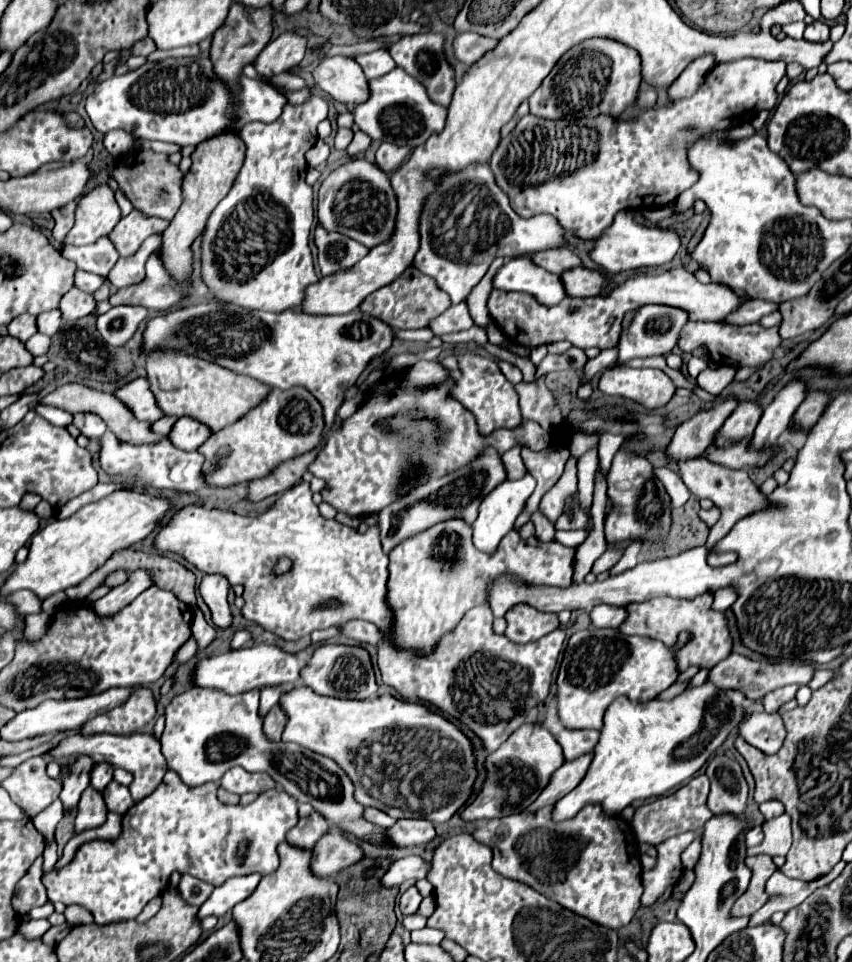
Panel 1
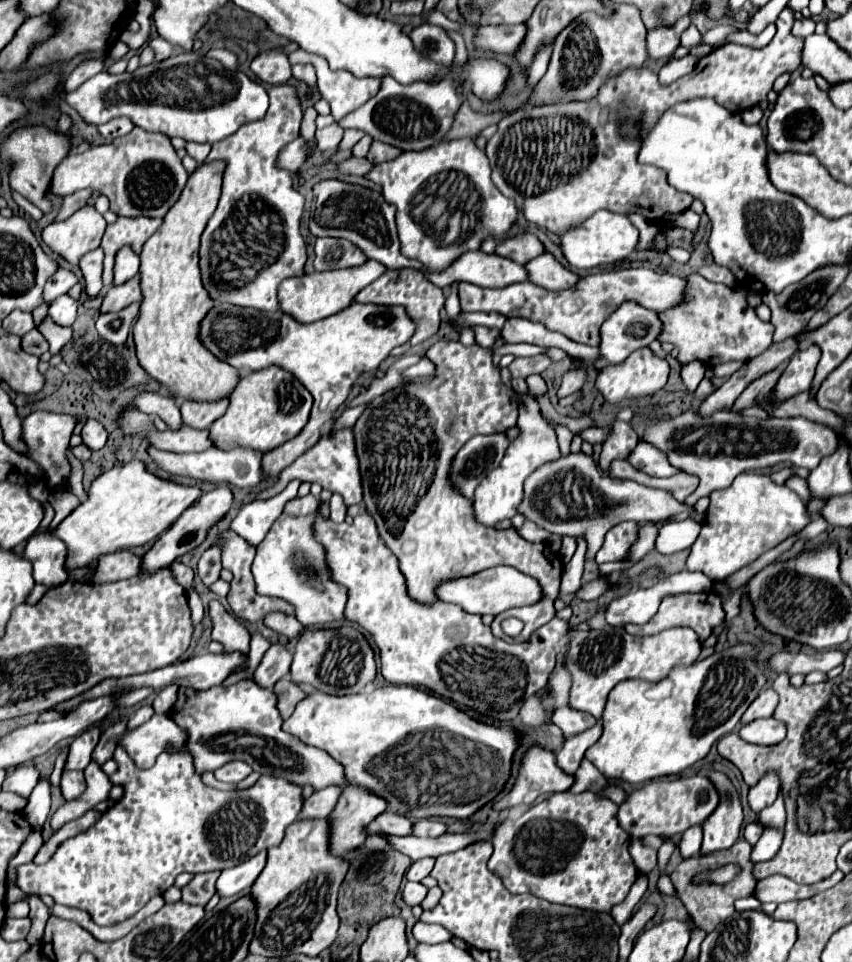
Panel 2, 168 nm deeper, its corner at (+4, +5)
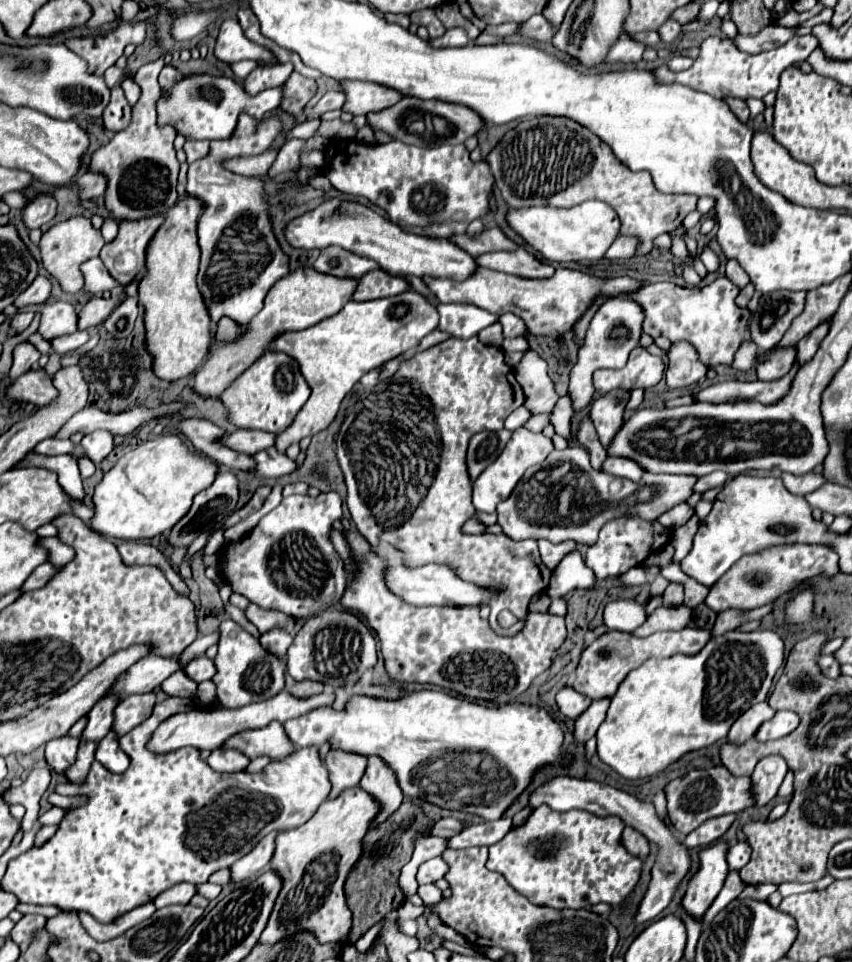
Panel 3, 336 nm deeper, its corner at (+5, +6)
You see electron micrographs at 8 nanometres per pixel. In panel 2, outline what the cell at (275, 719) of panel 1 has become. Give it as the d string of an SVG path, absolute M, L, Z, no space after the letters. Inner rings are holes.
M289 677L279 679L273 691L275 691L275 693L277 693L277 697L279 697L277 709L281 711L281 717L283 717L283 719L291 717L291 713L293 713L293 711L295 711L295 707L297 707L297 703L299 703L299 701L303 701L303 699L307 697L307 693L305 693L305 691L301 691L301 689L299 689L299 685L295 685Z

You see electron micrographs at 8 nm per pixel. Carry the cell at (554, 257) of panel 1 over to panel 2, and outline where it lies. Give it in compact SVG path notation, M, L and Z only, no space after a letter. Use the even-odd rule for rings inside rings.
M523 233L523 235L505 237L495 247L495 253L501 255L501 257L507 257L507 259L519 263L519 265L525 265L527 261L531 261L533 257L543 253L543 245L541 245L541 241L535 235Z

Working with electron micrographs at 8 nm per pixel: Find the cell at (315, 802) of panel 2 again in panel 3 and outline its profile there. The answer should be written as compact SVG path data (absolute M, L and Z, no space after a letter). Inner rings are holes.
M330 750L326 756L326 768L328 768L328 780L330 780L330 794L328 798L332 800L338 796L338 792L344 792L346 788L358 786L364 768L366 768L366 758L342 750Z

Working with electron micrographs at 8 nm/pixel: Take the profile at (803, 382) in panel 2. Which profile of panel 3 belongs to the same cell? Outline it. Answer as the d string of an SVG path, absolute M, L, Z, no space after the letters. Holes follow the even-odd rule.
M824 322L824 324L820 324L818 328L814 328L814 332L810 332L808 336L804 336L800 342L798 342L798 346L796 346L796 350L798 350L798 354L796 354L796 364L804 364L806 360L812 360L812 356L814 356L814 352L818 350L818 346L820 346L820 342L822 342L822 338L828 334L828 322Z

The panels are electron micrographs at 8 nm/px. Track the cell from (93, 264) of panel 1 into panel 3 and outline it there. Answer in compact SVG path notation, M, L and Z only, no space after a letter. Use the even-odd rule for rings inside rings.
M90 258L82 264L82 276L84 276L84 284L86 284L86 292L90 294L102 294L102 292L110 292L112 288L116 288L116 280L112 280L112 276L106 272L104 264L100 258Z

